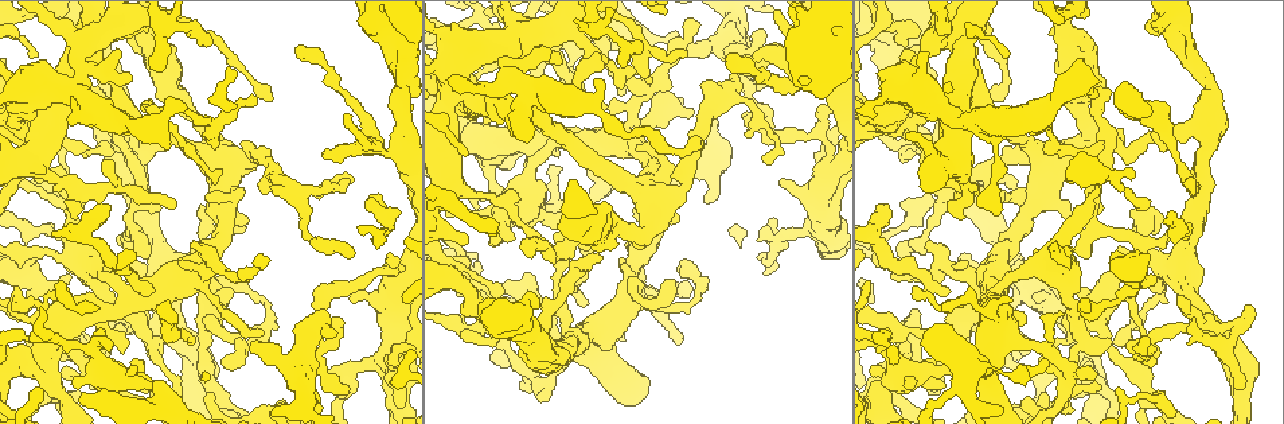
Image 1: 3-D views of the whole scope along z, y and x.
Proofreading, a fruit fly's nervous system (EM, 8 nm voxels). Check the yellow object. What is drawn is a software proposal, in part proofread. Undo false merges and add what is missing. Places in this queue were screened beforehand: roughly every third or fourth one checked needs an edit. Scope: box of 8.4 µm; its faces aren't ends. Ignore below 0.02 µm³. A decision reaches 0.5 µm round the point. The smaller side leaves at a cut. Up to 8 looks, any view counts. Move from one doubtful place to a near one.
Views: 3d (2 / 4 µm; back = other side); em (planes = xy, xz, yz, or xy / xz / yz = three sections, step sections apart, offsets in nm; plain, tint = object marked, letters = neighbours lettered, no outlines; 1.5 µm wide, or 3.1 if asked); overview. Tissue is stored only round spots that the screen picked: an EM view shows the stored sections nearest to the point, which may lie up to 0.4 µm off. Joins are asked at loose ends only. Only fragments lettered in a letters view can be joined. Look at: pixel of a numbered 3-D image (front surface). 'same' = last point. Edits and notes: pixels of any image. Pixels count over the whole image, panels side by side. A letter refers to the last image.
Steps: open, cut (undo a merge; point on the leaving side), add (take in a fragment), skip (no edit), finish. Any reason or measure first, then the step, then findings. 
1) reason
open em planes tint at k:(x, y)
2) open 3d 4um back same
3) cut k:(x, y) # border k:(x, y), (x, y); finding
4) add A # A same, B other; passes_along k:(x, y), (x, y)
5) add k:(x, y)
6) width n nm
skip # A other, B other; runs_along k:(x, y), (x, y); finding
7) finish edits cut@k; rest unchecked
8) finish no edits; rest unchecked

branch stops here
open 3d 4um at 1:(944, 385)

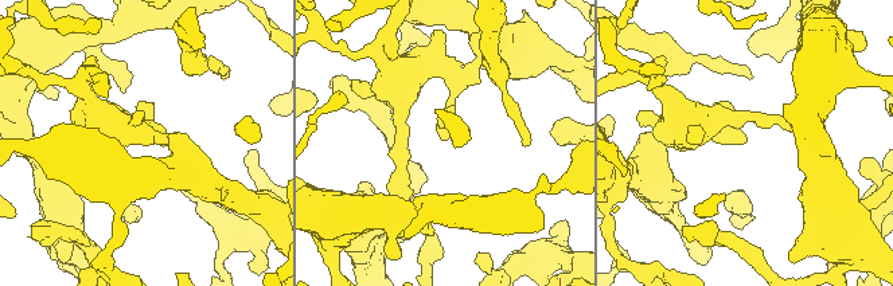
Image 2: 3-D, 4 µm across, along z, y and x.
need the tissue
open em planes tint at 2:(444, 139)

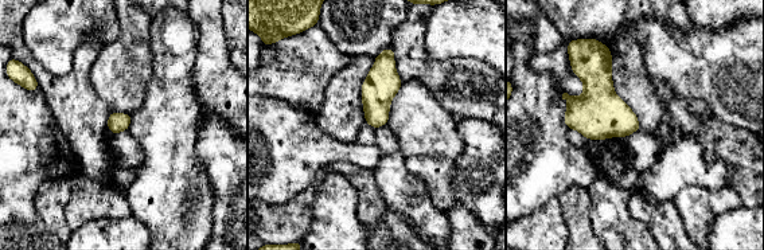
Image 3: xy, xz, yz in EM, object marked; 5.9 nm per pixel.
see the neighbours
open em planes letters same

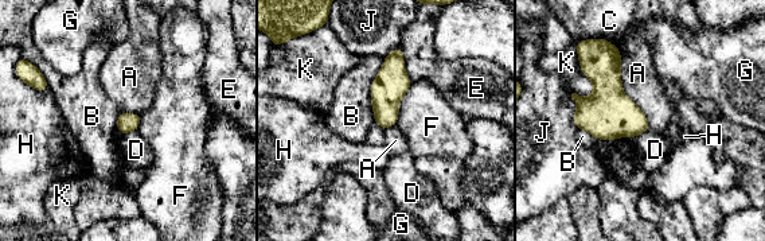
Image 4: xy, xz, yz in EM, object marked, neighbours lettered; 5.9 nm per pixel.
width 120 nm
skip # A other, B other, C other, D other, E other, F other, G other, H other, J other, K other; border 4:(619, 51), (621, 89), (650, 128); none of them fits

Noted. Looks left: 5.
an open end
open em yz step 4 plain at 1:(315, 309)

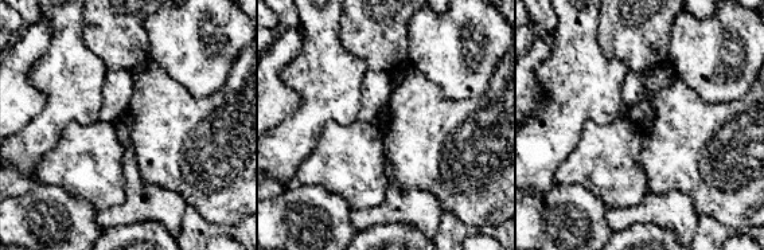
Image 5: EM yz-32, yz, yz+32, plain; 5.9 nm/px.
what lies round it
open em yz step 4 letters same

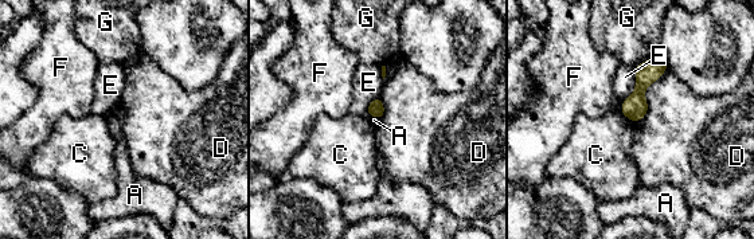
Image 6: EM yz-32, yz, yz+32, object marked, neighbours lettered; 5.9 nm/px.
skip # A other, C other, D other, E other, F other, G other; border 6:(667, 66), (633, 122); no lettered fragment goes on from it

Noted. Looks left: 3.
a narrow waist
open 3d 4um at 1:(828, 141)

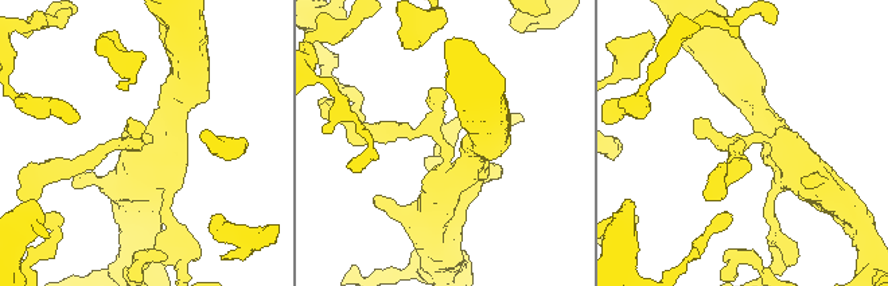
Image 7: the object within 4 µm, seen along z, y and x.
open em planes letters at 7:(752, 142)

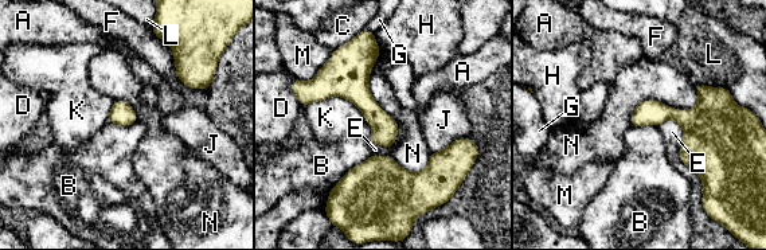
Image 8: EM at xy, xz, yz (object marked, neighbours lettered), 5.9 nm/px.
longest_contact N 460 nm
skip # A other, B other, C other, D other, E other, F other, G other, H other, J other, K other, L other, M other, N other; border 8:(370, 155), (354, 165), (329, 190); all the same neuron

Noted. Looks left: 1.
finish no edits; rest unchecked

